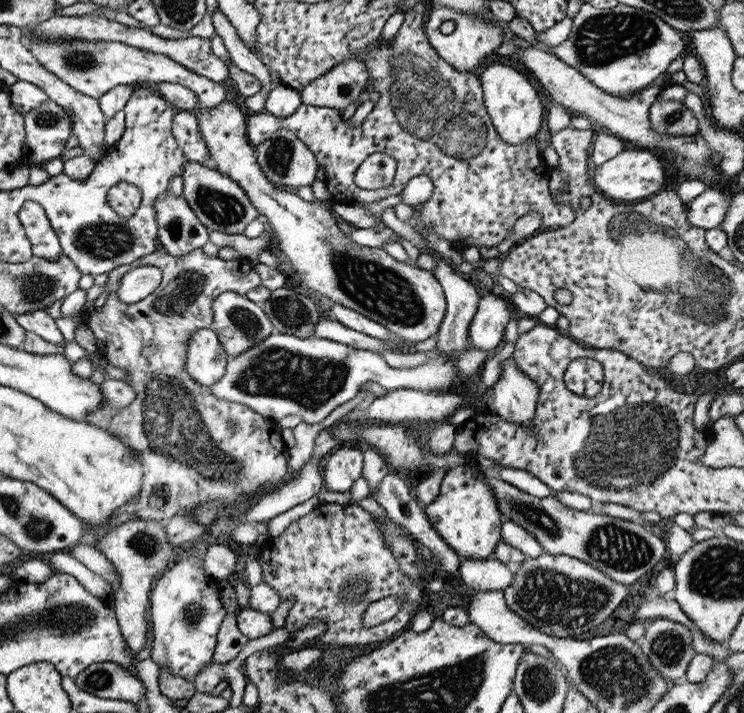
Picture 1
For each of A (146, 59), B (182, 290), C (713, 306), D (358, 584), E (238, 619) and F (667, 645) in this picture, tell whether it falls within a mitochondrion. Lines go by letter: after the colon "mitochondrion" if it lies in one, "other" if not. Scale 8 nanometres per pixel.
A: other
B: mitochondrion
C: mitochondrion
D: mitochondrion
E: other
F: mitochondrion

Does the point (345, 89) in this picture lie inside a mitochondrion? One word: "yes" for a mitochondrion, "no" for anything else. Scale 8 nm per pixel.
yes

